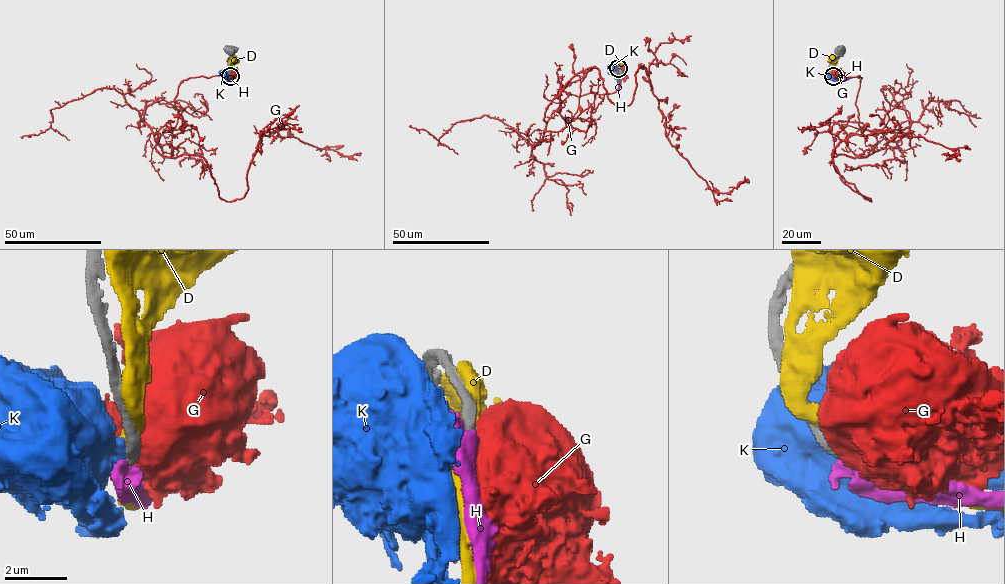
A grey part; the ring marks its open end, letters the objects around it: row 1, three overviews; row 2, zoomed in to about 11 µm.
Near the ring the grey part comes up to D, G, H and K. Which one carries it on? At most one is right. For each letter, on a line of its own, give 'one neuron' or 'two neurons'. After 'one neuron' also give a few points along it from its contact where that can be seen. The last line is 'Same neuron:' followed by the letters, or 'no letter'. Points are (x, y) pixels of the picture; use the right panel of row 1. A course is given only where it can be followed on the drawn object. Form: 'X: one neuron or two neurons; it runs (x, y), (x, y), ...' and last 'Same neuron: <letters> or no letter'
D: two neurons
G: two neurons
H: two neurons
K: two neurons
Same neuron: no letter

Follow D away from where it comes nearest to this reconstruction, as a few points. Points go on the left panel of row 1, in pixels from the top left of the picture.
D: (230, 73), (232, 60)

